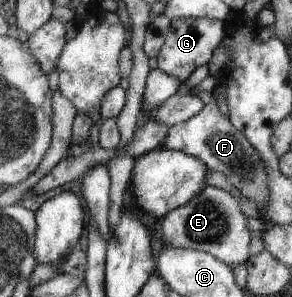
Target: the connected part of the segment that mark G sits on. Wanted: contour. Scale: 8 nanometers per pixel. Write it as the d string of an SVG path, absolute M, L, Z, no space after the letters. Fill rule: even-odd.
M209 17L170 19L163 44L156 54L157 69L184 82L197 66L207 65L212 50L226 36L225 28L224 21L211 20Z

